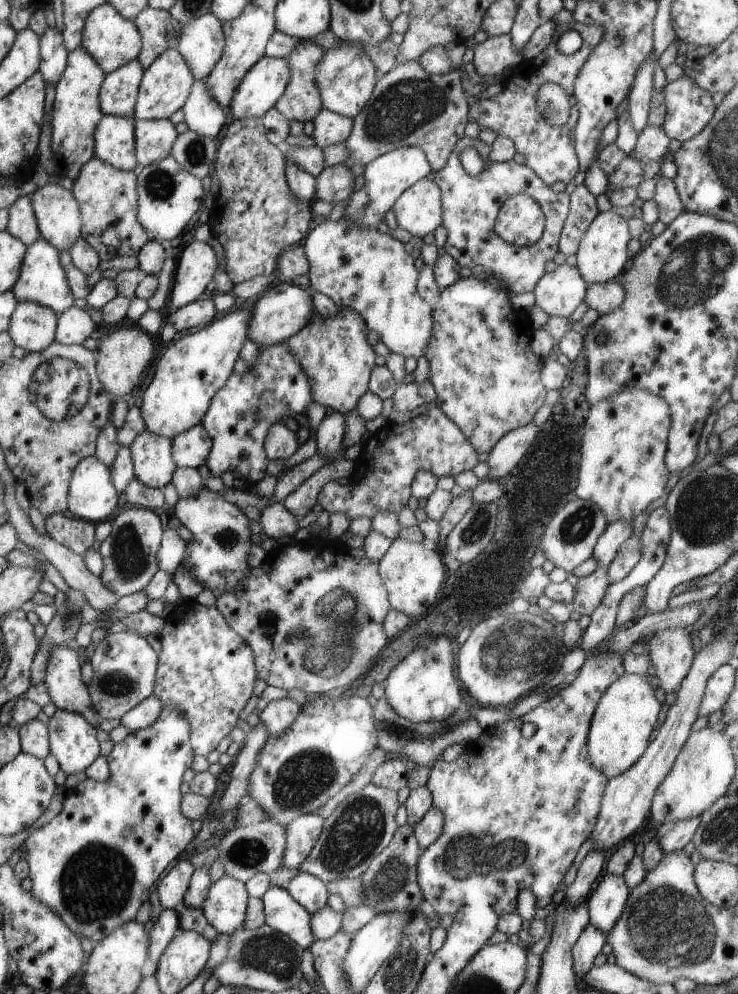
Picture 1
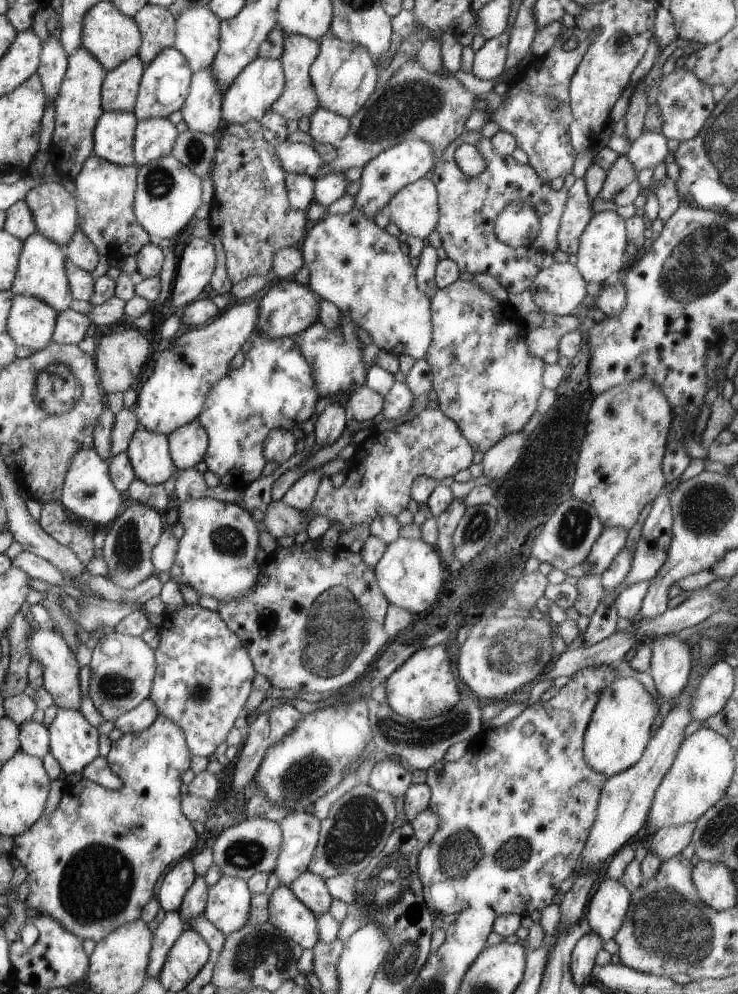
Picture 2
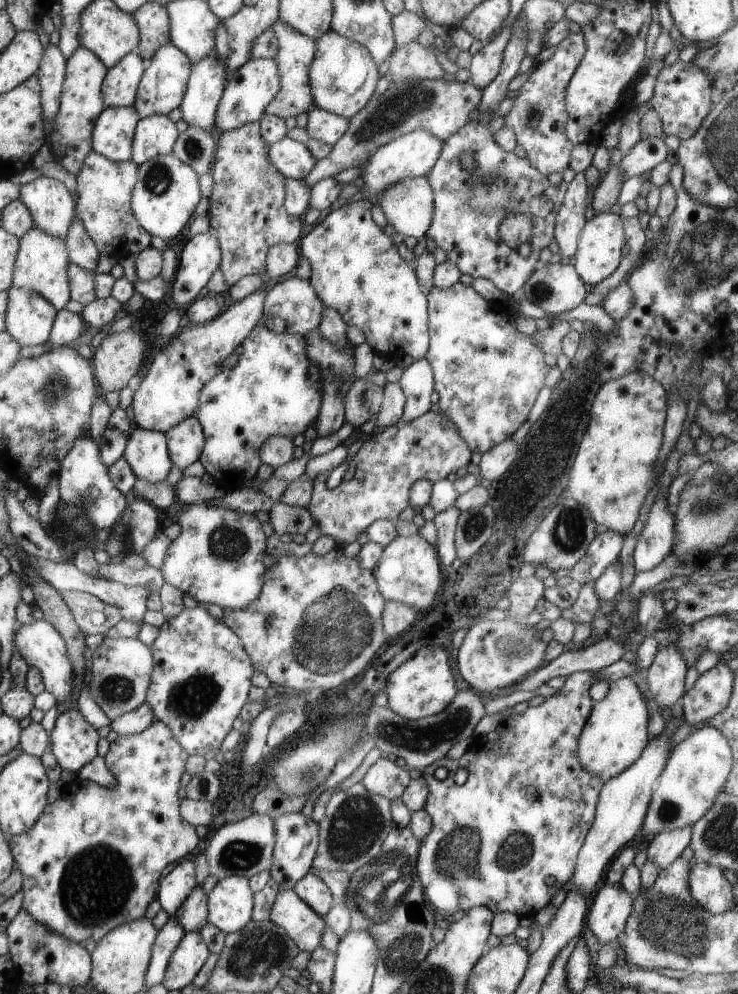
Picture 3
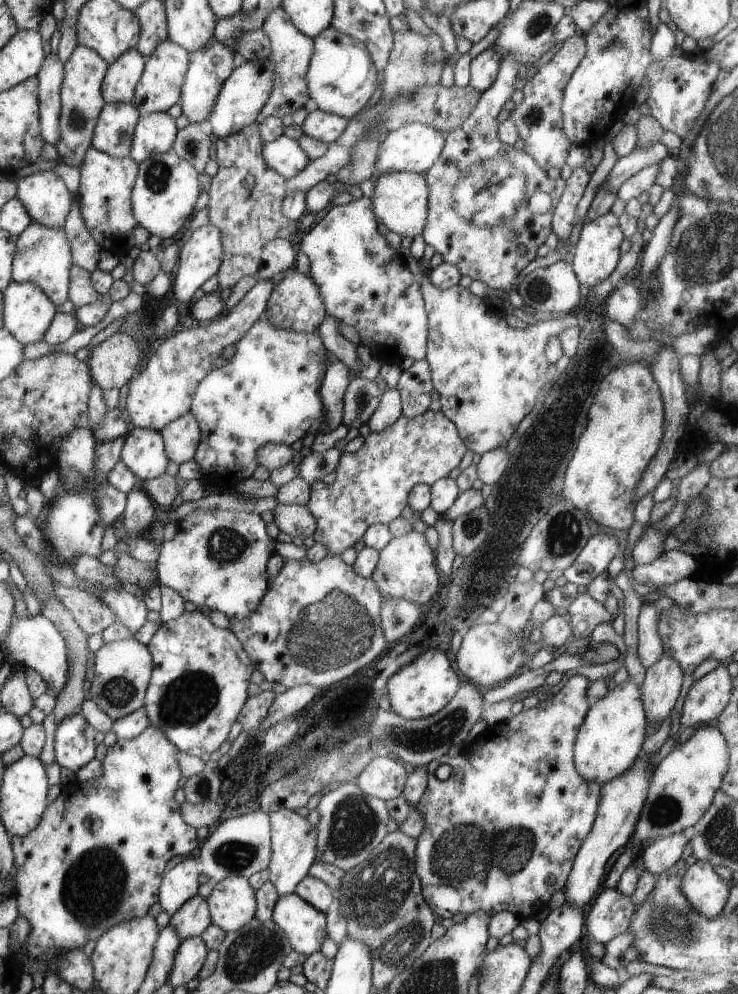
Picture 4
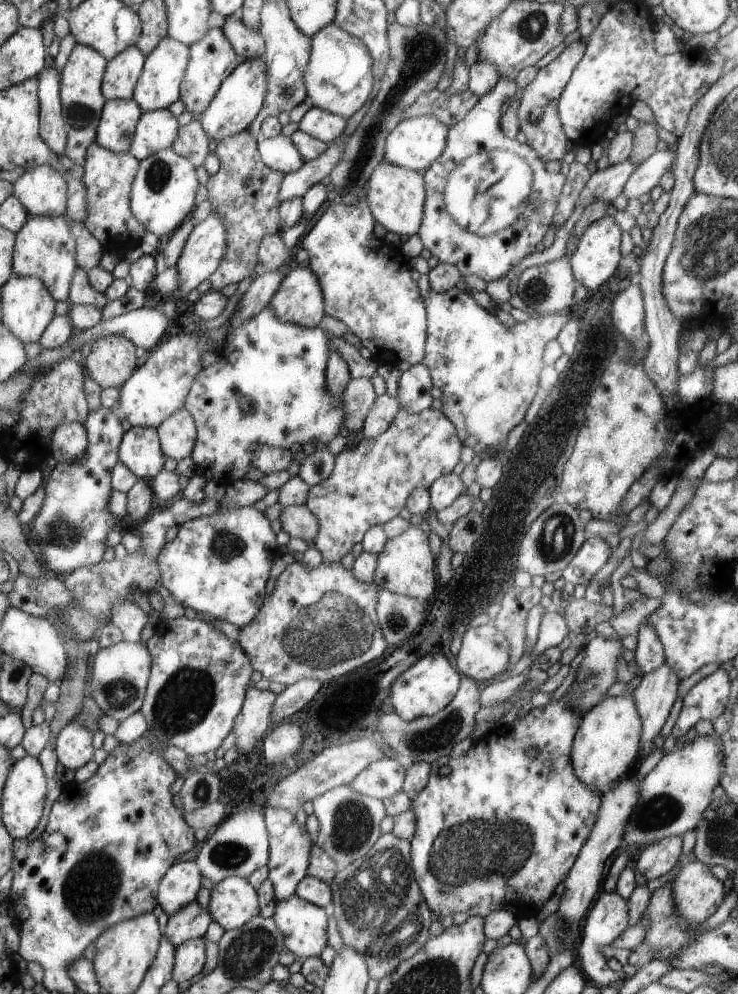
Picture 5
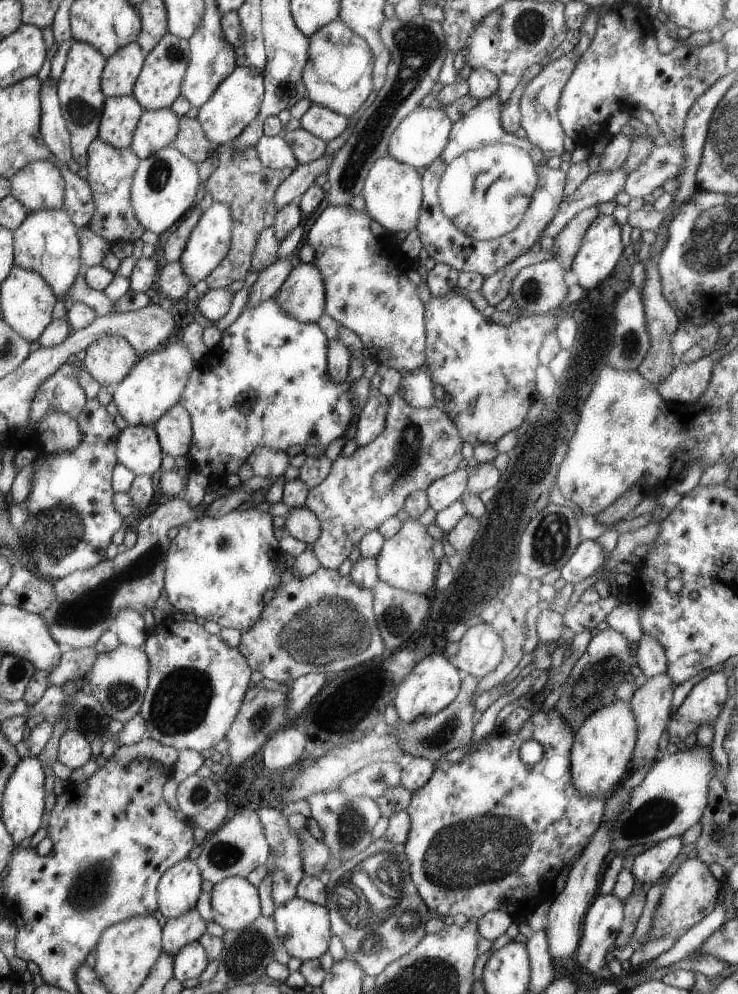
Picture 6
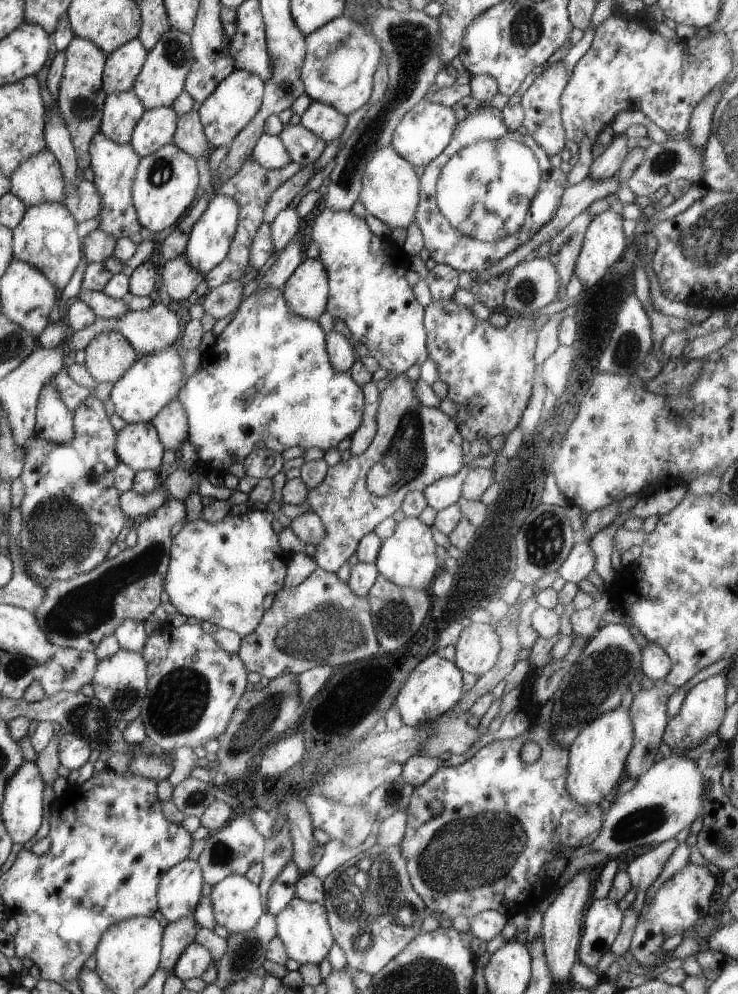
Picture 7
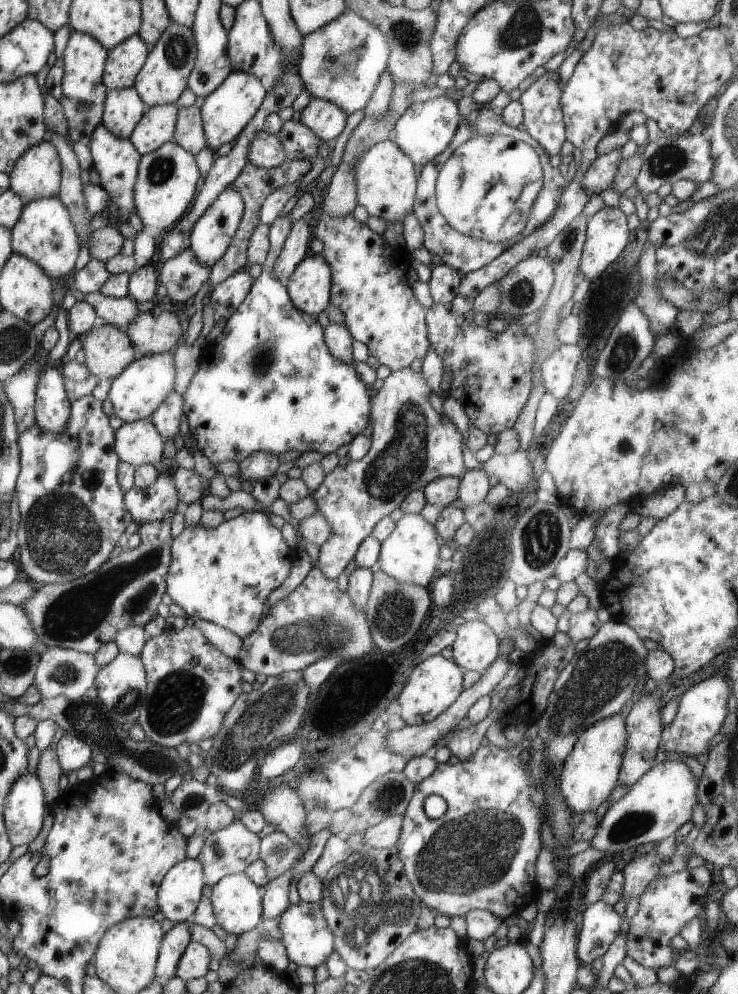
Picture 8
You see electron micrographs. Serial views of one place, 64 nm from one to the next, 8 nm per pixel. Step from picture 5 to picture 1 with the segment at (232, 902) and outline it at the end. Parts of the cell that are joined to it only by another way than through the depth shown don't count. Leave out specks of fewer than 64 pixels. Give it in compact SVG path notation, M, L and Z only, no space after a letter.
M224 874L211 883L200 909L218 934L230 933L241 928L248 898L244 882Z

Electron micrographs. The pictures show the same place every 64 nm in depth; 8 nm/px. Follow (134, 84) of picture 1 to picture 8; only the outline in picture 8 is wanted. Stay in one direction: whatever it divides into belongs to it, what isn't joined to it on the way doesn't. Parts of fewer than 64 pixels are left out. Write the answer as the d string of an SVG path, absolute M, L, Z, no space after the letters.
M131 35L106 51L102 81L106 89L124 89L133 86L137 71L145 62L149 46L141 37Z

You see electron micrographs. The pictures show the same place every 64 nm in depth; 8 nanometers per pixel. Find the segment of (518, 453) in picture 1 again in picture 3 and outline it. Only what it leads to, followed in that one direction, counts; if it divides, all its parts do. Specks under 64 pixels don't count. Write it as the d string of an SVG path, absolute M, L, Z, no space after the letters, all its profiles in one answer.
M507 437L504 441L481 453L478 463L481 478L490 481L502 476L508 470L509 465L515 462L519 446L511 437Z

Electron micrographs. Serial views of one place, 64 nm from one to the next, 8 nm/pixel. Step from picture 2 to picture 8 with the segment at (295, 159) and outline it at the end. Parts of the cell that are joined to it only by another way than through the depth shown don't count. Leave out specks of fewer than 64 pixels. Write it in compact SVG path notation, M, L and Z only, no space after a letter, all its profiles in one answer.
M259 131L249 143L246 160L256 167L272 169L286 159L277 135Z

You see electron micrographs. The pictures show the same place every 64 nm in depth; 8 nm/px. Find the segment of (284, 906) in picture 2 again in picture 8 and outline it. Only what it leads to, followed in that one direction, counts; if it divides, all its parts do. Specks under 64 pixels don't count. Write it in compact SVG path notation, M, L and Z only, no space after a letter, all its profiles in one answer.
M300 900L297 904L289 904L280 914L278 927L280 930L278 937L285 947L287 958L297 966L315 968L324 963L329 953L334 950L333 935L325 922L319 903Z

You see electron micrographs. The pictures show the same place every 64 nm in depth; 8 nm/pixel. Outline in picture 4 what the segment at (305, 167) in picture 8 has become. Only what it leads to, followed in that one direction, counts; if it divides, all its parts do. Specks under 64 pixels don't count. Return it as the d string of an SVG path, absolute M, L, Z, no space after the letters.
M251 123L233 134L217 137L212 154L217 171L208 190L208 222L220 232L222 259L216 276L218 288L231 288L243 276L254 275L260 267L263 245L271 239L286 240L301 229L299 221L290 222L281 212L286 195L284 178L269 168L260 154L258 124Z

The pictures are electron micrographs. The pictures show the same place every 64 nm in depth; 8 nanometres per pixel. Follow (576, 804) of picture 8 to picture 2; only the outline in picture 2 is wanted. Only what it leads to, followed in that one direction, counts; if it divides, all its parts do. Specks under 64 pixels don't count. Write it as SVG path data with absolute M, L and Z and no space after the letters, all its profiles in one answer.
M624 674L613 679L613 682L600 692L584 730L582 736L584 761L595 772L604 774L605 778L623 772L635 764L647 746L651 736L651 723L659 708L641 682L634 677Z

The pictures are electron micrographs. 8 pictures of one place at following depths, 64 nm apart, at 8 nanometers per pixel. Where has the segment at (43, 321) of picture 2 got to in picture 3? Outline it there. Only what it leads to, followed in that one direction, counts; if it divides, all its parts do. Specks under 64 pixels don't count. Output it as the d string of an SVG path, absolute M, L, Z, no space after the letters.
M28 288L7 290L5 329L19 346L39 346L48 339L56 310Z

